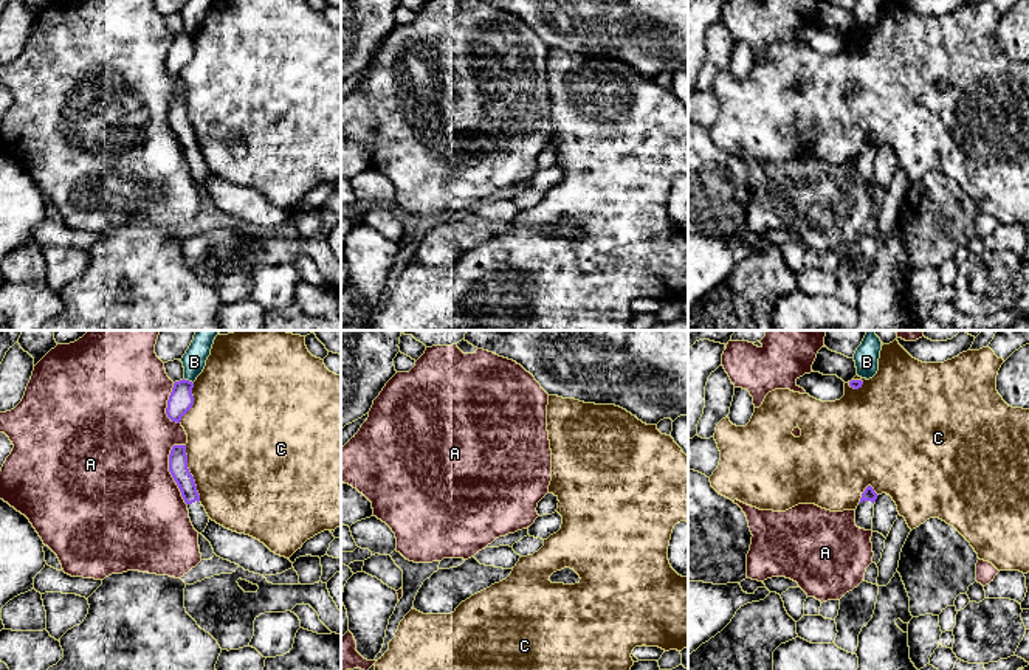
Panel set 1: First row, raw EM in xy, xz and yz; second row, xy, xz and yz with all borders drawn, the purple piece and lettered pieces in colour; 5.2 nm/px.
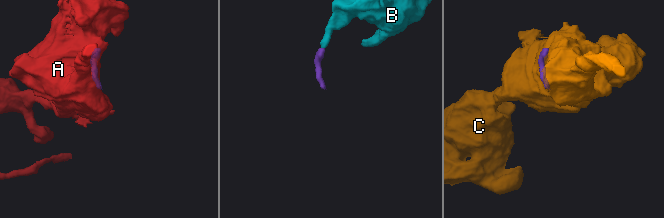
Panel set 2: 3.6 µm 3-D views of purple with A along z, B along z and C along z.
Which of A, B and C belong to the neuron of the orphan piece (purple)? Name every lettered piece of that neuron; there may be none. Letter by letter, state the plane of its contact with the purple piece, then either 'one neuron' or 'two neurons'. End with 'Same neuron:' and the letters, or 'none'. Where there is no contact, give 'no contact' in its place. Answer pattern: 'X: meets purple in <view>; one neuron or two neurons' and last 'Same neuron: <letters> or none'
A: meets purple in xy; two neurons
B: meets purple in xy; two neurons
C: meets purple in xy; two neurons
Same neuron: none

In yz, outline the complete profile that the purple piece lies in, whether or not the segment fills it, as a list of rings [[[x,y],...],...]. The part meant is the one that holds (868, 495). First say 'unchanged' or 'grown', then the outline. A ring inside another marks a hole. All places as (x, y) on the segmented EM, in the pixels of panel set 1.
grown; [[[871,485],[865,489],[860,504],[855,509],[855,526],[865,530],[872,530],[874,504],[877,493]]]

